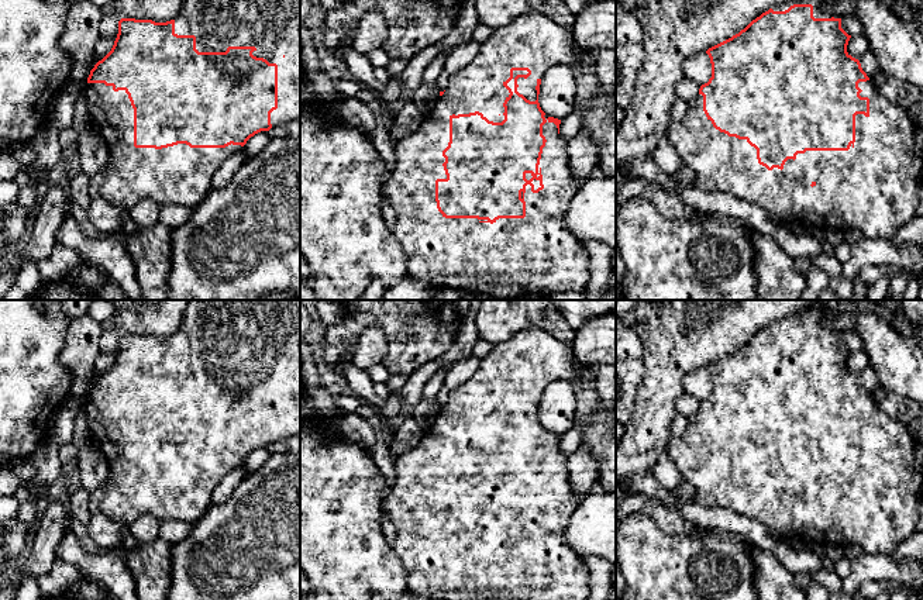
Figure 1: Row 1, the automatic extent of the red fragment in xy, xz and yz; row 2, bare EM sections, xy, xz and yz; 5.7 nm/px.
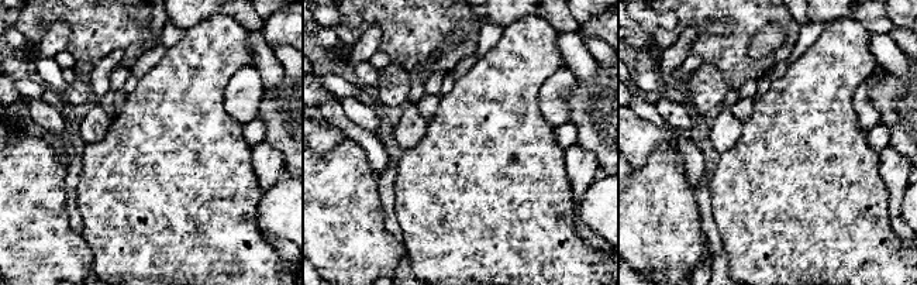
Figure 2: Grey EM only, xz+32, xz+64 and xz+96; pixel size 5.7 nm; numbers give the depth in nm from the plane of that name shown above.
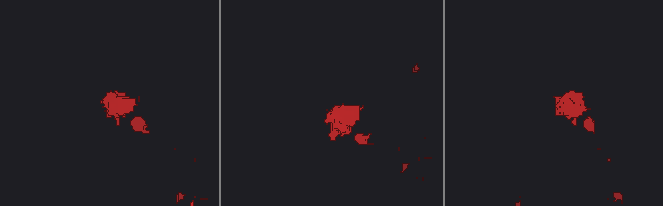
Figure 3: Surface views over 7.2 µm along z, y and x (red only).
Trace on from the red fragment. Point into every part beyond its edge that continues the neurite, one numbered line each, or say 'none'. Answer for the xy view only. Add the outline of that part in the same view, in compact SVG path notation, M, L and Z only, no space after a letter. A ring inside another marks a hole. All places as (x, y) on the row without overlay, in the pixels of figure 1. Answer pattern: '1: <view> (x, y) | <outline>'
1: xy (181, 490) | M87 399L83 404L92 442L103 452L110 468L107 493L99 511L120 525L130 525L138 517L151 514L159 521L179 520L194 524L211 506L214 487L241 461L225 463L190 463L186 459L155 465L134 462L134 424L125 406L114 407L104 399Z

